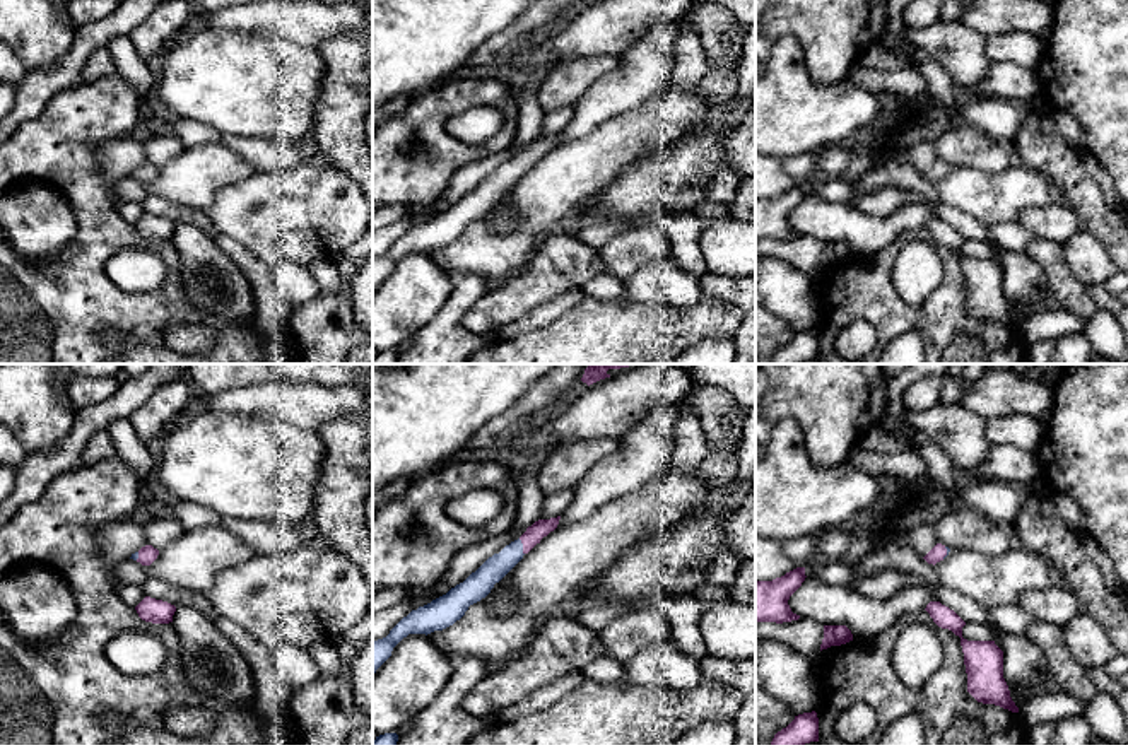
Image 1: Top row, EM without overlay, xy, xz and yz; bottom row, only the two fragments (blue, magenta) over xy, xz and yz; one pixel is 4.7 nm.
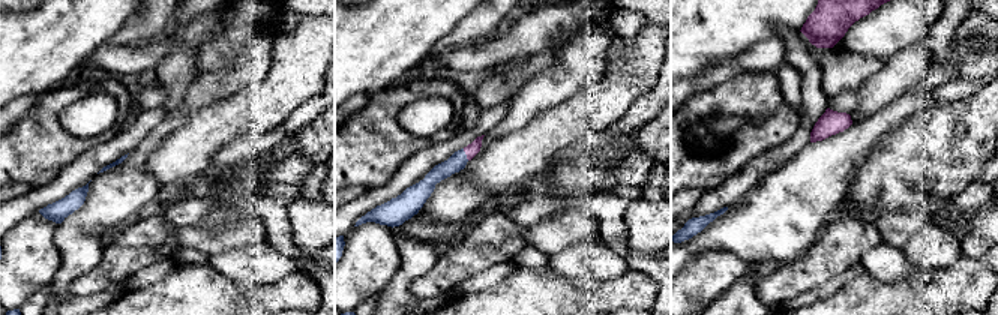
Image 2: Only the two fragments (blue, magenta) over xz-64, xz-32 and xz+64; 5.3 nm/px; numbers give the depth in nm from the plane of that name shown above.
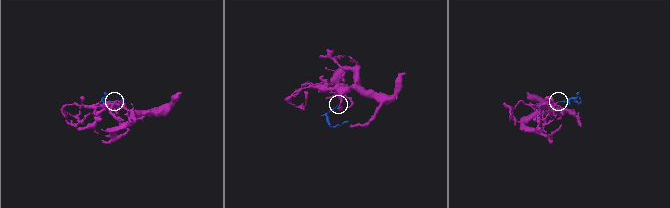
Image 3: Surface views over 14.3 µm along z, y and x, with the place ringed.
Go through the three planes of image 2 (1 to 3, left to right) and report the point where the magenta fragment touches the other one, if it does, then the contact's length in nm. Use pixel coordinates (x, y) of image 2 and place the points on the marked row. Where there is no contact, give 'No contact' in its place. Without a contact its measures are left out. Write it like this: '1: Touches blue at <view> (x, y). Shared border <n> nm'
1: No contact
2: Touches blue at xz-32 (465, 155). Shared border 70 nm
3: No contact

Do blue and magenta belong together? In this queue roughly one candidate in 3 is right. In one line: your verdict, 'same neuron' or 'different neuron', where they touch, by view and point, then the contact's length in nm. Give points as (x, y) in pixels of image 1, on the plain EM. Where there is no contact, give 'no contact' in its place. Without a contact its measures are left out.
same neuron | xz (522, 164) | 80 nm

